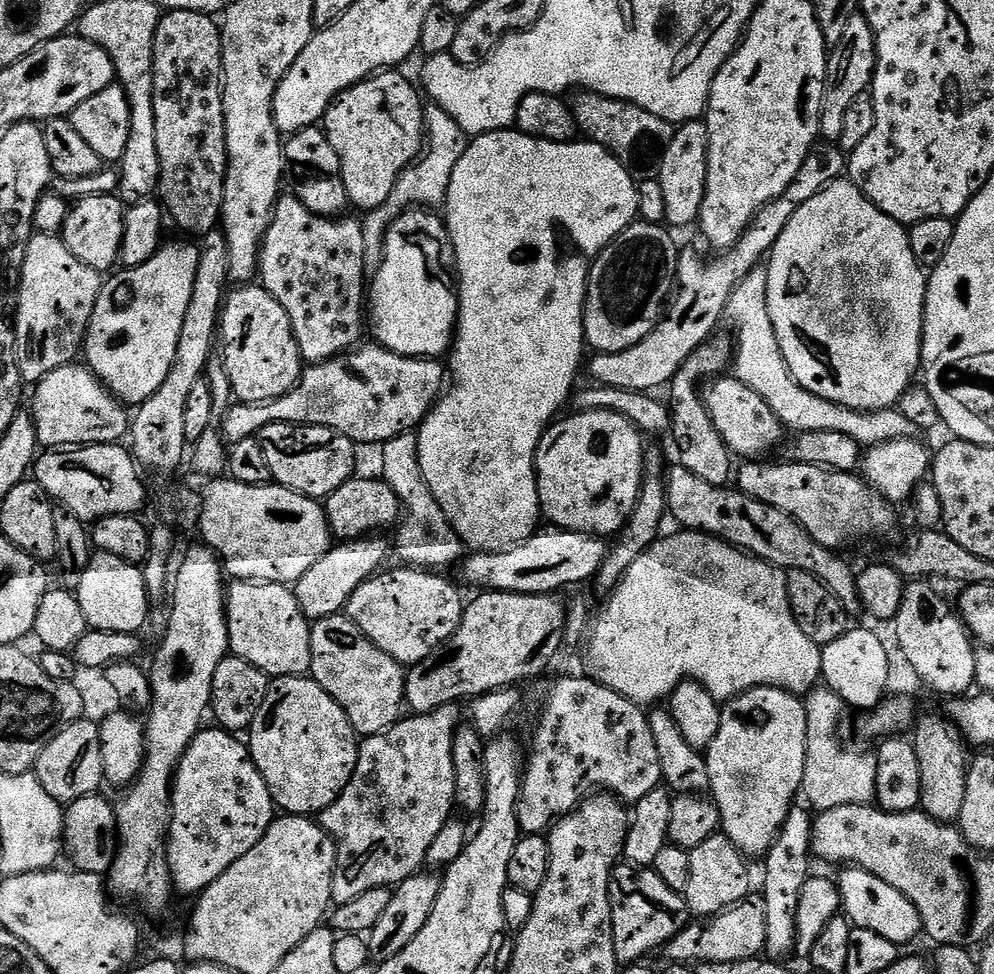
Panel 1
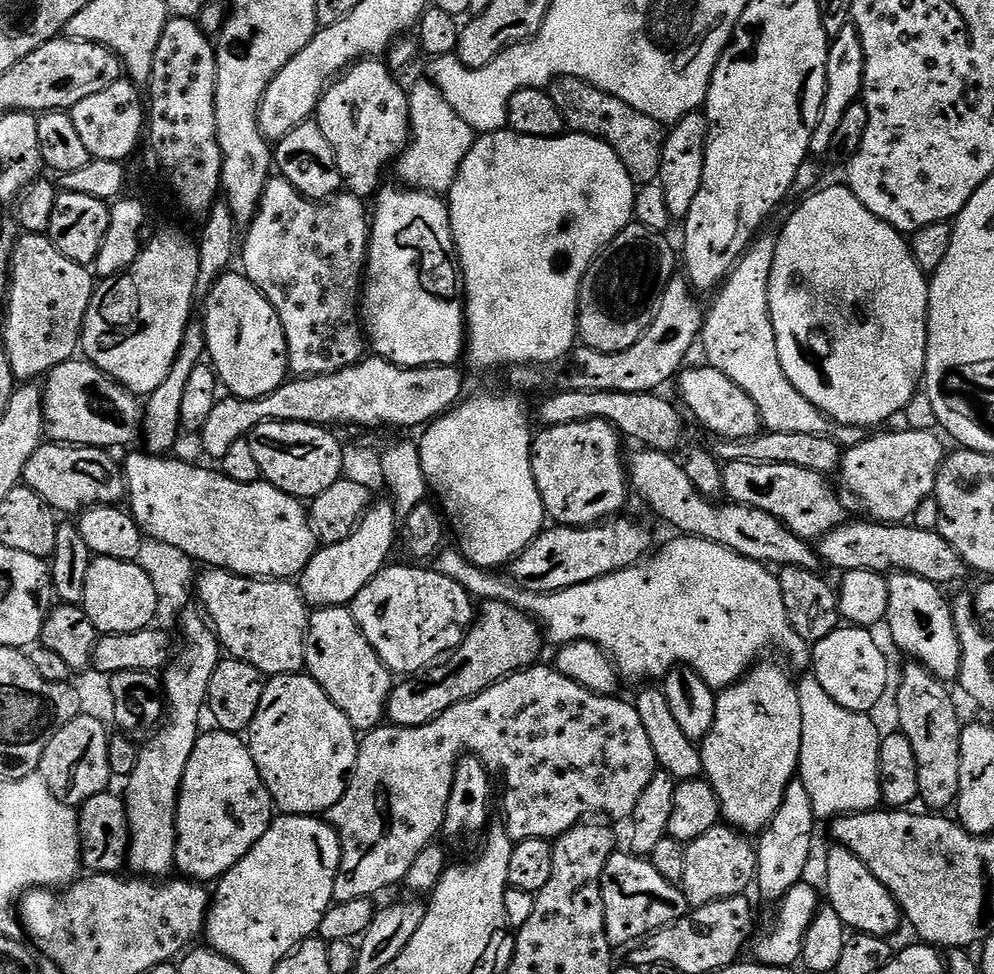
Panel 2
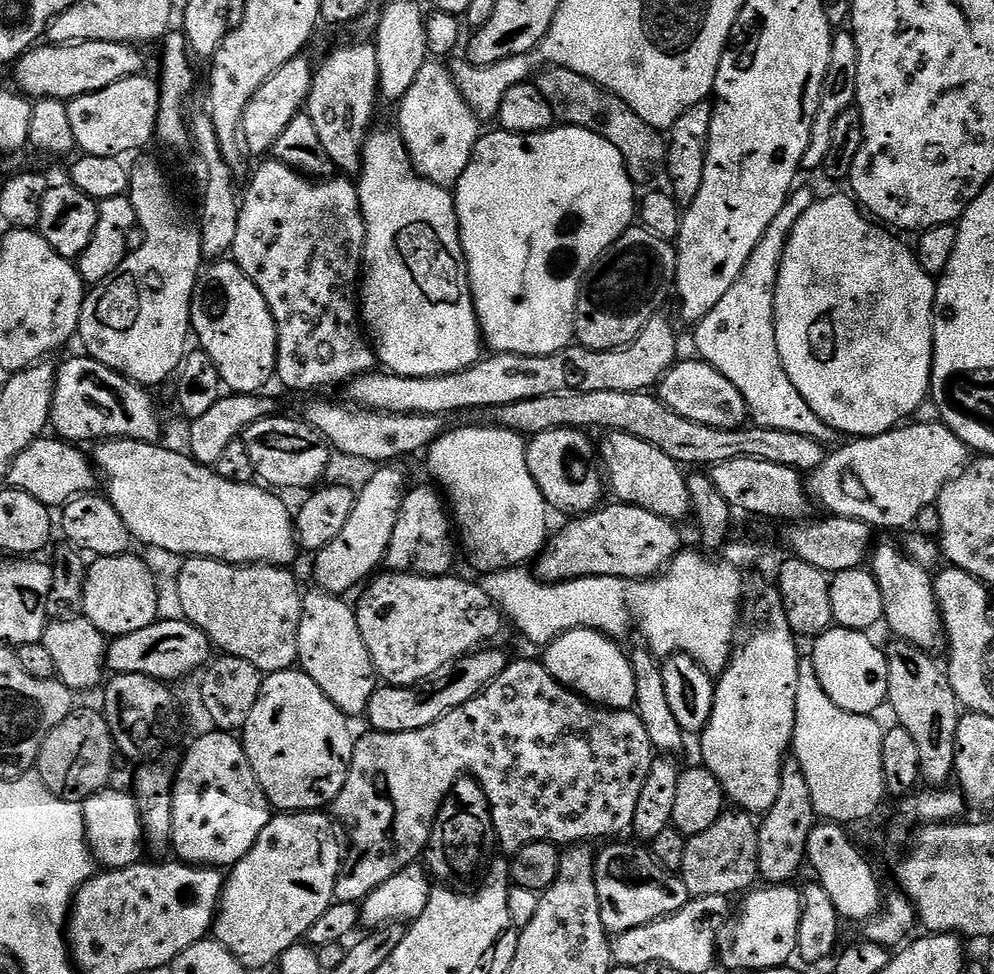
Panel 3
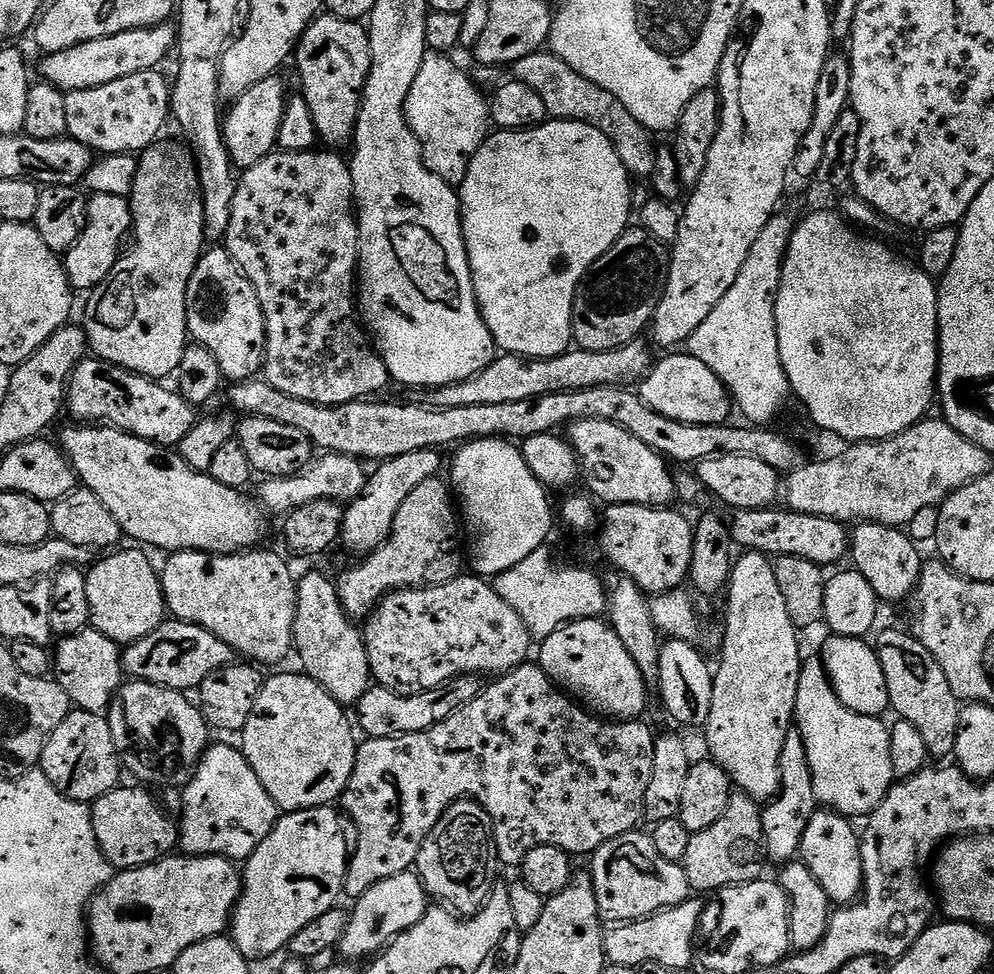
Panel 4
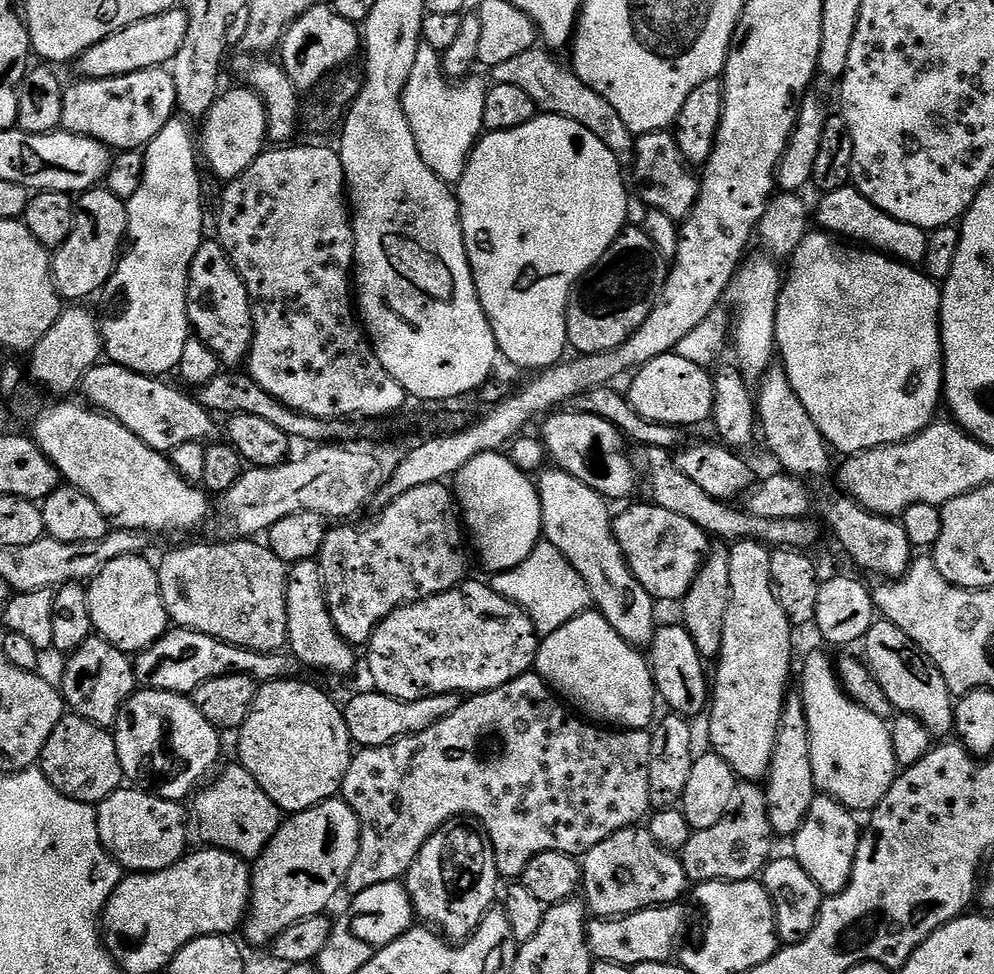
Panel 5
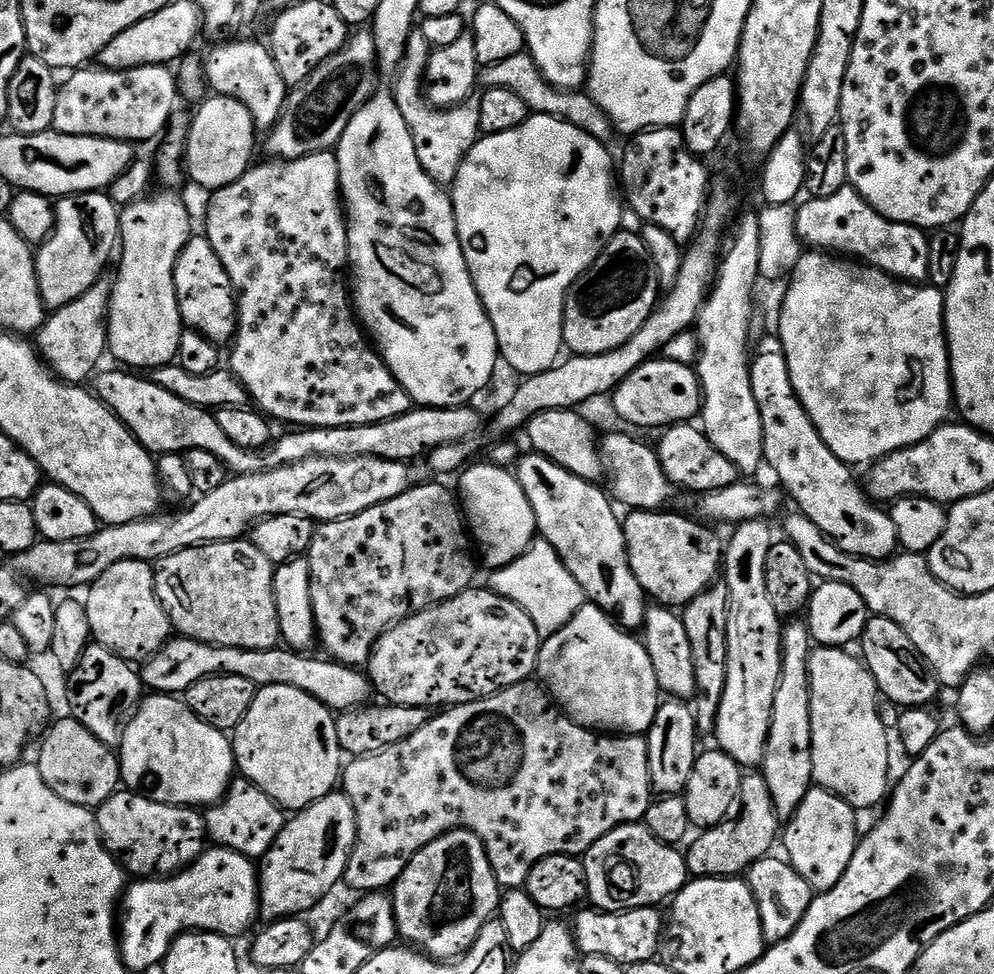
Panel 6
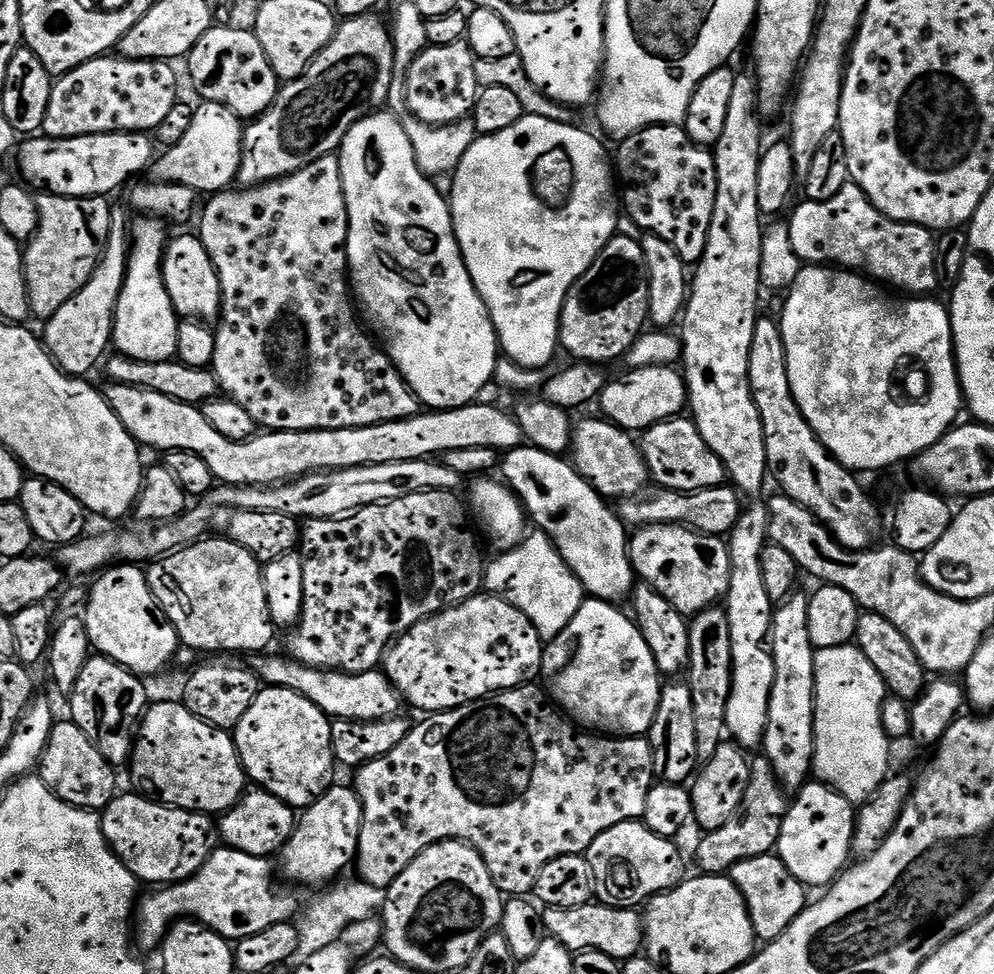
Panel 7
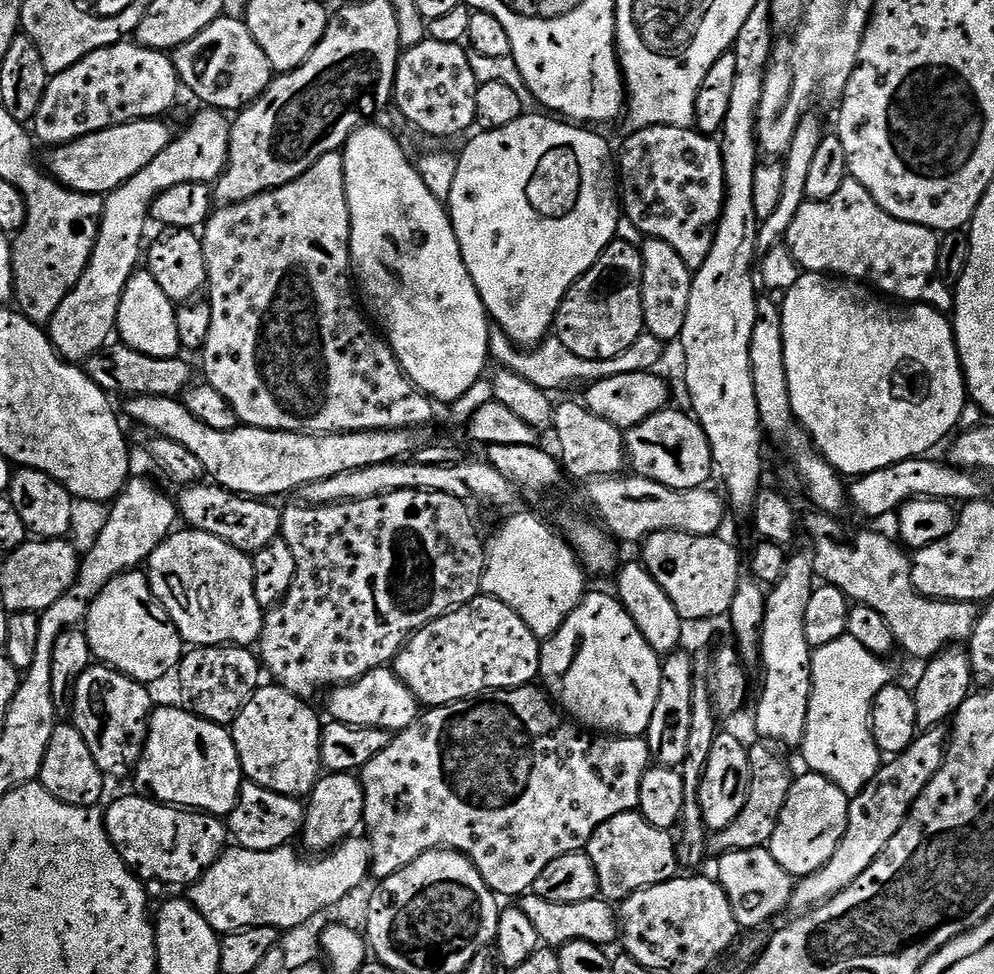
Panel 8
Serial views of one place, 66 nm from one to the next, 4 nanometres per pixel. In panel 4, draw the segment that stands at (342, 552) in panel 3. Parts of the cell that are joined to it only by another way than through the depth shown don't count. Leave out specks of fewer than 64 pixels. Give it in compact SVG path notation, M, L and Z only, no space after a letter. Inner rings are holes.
M437 449L420 450L379 463L373 474L371 471L365 479L365 486L359 495L345 507L341 532L343 544L354 552L360 552L359 554L370 553L381 545L393 528L398 507L406 502L411 491L440 474L441 456L443 455Z

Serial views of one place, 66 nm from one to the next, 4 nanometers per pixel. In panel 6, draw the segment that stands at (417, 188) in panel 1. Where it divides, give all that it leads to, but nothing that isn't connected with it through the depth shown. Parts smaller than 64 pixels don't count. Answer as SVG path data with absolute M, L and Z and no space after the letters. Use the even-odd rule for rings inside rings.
M413 30L408 35L403 49L404 63L395 77L397 80L396 88L394 87L398 110L402 110L406 126L410 126L410 134L414 138L414 150L418 150L418 162L422 170L426 170L426 174L430 174L430 178L436 184L451 186L456 183L456 175L466 154L482 135L479 103L465 102L457 104L455 108L433 108L424 94L424 71L434 49L428 45L419 30Z

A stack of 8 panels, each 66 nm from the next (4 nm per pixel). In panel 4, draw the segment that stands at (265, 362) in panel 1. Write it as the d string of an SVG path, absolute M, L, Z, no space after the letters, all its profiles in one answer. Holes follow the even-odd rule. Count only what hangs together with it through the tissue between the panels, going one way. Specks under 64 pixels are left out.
M209 247L201 255L198 266L194 266L194 274L186 290L186 318L189 337L195 343L206 346L206 350L210 350L214 358L218 358L218 366L222 366L225 381L251 380L261 375L266 354L266 322L262 314L262 306L258 302L258 294L254 286L250 286L244 271L236 265L234 258L230 258L227 248Z

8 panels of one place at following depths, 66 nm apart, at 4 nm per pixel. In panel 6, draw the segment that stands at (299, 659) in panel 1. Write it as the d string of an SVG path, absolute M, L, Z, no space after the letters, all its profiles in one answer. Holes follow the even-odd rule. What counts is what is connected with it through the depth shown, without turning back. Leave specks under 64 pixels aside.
M241 538L239 540L227 540L217 544L200 544L197 548L187 548L178 554L168 556L159 561L156 573L156 593L166 610L172 627L179 635L188 636L192 640L201 640L207 644L217 644L218 646L234 646L235 648L245 648L246 650L270 650L281 643L280 639L280 619L276 609L276 599L274 598L274 566L258 546L252 544L251 539Z

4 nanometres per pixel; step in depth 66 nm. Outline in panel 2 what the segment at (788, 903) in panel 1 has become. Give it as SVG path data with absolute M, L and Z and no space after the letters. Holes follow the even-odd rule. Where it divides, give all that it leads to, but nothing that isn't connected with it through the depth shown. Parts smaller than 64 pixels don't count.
M799 778L790 782L786 790L786 798L782 798L782 806L778 806L778 814L769 822L764 831L759 833L756 844L756 879L755 887L760 887L760 892L768 900L779 902L784 896L794 890L794 886L805 879L804 871L808 868L808 863L812 860L812 839L816 836L818 821L814 814L814 806L810 806L810 794L806 791L806 786L802 786Z

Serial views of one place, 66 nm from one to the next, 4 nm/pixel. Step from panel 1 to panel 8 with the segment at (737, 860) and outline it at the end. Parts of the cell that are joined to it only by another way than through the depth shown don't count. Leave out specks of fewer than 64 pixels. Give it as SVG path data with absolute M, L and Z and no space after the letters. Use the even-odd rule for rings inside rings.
M756 742L756 745L753 743L749 747L750 794L746 794L746 806L742 806L742 814L738 814L738 818L734 818L734 822L726 826L726 830L711 833L708 841L709 853L745 852L763 848L772 841L774 826L778 826L782 806L790 794L790 786L794 779L791 766L775 751L779 752L764 742Z

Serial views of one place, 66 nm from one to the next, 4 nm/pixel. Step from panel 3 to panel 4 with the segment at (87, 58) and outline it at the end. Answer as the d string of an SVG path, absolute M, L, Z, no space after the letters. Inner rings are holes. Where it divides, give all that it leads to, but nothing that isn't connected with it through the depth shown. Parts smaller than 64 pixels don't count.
M165 22L163 24L156 24L153 28L135 28L134 30L126 30L122 34L114 34L113 36L107 36L106 38L94 38L90 42L82 42L81 44L75 44L70 46L66 50L58 50L57 52L47 53L43 57L44 61L40 64L40 72L47 83L53 84L55 88L60 89L61 92L67 94L74 90L90 90L94 86L106 86L106 82L118 82L118 78L130 78L130 74L142 74L143 72L151 72L161 67L160 63L167 58L168 55L173 55L176 47L176 28L171 23Z

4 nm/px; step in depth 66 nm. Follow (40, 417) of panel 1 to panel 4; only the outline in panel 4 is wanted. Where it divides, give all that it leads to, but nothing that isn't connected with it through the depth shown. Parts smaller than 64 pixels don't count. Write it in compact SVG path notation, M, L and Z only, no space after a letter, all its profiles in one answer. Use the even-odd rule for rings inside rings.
M86 358L72 371L68 383L66 412L76 419L73 421L83 422L88 426L111 426L149 440L151 444L172 448L180 445L182 438L190 434L198 413L193 405L182 399L179 391L171 387L163 388L164 386L148 376L135 376L105 360Z

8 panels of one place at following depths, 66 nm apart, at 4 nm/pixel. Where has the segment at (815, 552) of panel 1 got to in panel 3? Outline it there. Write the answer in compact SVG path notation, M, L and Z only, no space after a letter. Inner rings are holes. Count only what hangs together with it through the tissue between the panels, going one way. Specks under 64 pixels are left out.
M608 432L604 445L598 448L602 457L602 468L606 473L606 484L617 501L621 504L637 504L642 510L650 510L650 514L658 514L658 518L666 518L680 522L684 515L692 512L692 501L688 499L688 481L686 472L676 464L658 446L650 446L650 442L642 442L642 438L634 438L625 432Z

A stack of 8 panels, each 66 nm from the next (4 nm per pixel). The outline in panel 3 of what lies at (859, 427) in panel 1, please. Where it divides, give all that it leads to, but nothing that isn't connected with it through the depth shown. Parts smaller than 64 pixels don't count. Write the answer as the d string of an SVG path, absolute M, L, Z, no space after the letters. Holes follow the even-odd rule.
M803 186L797 187L788 197L782 210L778 210L774 222L770 222L770 226L766 226L766 234L762 234L758 246L754 246L754 254L750 254L750 262L746 262L746 266L742 266L742 274L738 274L738 282L734 282L734 286L730 286L730 290L726 290L722 302L718 302L718 306L714 306L714 310L710 310L710 314L706 314L706 318L695 325L695 355L714 370L718 370L718 374L722 374L727 380L734 382L734 386L738 386L738 394L742 394L747 415L755 427L786 430L790 434L806 434L806 438L814 438L822 445L832 446L837 443L838 433L826 422L822 422L822 418L818 418L818 414L814 414L814 410L810 410L806 398L802 398L802 394L798 394L794 382L790 382L790 378L782 366L776 341L776 301L774 297L780 263L788 245L788 236L794 230L794 226L798 226L798 218L802 218L802 214L806 214L806 210L810 210L810 206L816 203L817 199L817 193L814 194Z

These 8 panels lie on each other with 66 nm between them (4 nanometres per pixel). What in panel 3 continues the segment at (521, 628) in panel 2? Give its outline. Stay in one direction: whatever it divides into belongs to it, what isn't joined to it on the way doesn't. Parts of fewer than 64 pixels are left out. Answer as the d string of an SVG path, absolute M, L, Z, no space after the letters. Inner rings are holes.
M488 646L483 650L469 652L467 656L451 665L447 674L441 674L423 684L411 688L377 687L376 693L368 703L366 720L372 723L369 725L374 732L402 734L410 730L422 730L422 726L430 726L438 722L438 718L450 714L450 710L470 702L489 684L493 684L508 669L509 663L510 656L499 652L496 646Z

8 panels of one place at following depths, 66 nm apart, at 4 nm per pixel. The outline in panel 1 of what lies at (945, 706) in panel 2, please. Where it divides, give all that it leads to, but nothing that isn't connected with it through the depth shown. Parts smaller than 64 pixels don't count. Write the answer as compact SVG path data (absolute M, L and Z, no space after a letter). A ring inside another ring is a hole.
M921 715L914 725L914 743L918 754L918 770L922 773L922 794L919 811L942 824L959 821L962 814L962 802L966 799L966 778L970 756L964 753L966 741L959 728L947 715Z

